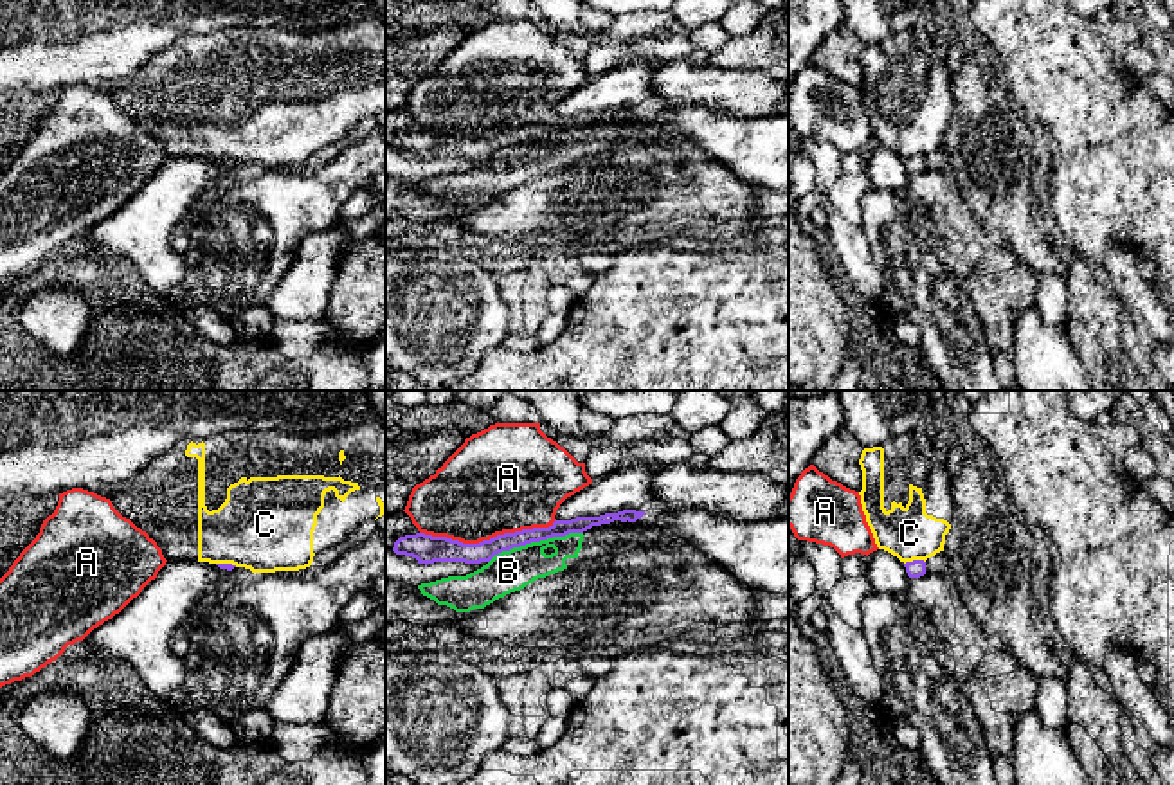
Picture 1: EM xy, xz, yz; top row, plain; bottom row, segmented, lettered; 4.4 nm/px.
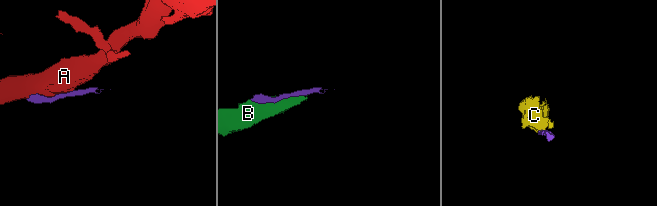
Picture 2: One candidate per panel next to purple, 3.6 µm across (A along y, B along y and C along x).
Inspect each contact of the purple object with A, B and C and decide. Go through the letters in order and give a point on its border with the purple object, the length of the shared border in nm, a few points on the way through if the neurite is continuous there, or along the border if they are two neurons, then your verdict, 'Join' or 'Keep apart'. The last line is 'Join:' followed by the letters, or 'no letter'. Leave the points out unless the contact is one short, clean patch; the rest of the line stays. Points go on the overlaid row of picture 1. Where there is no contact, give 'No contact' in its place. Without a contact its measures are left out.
A: Touches purple at xz (487, 541). Shared border 600 nm. Keep apart
B: Touches purple at xz (535, 541). Shared border 440 nm. Keep apart
C: Touches purple at yz (913, 560). Shared border 100 nm. Boundary: yz (924, 560), (908, 560), (904, 564). Keep apart
Join: no letter

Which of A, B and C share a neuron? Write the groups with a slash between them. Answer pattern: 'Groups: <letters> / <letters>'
Groups: A / B / C

